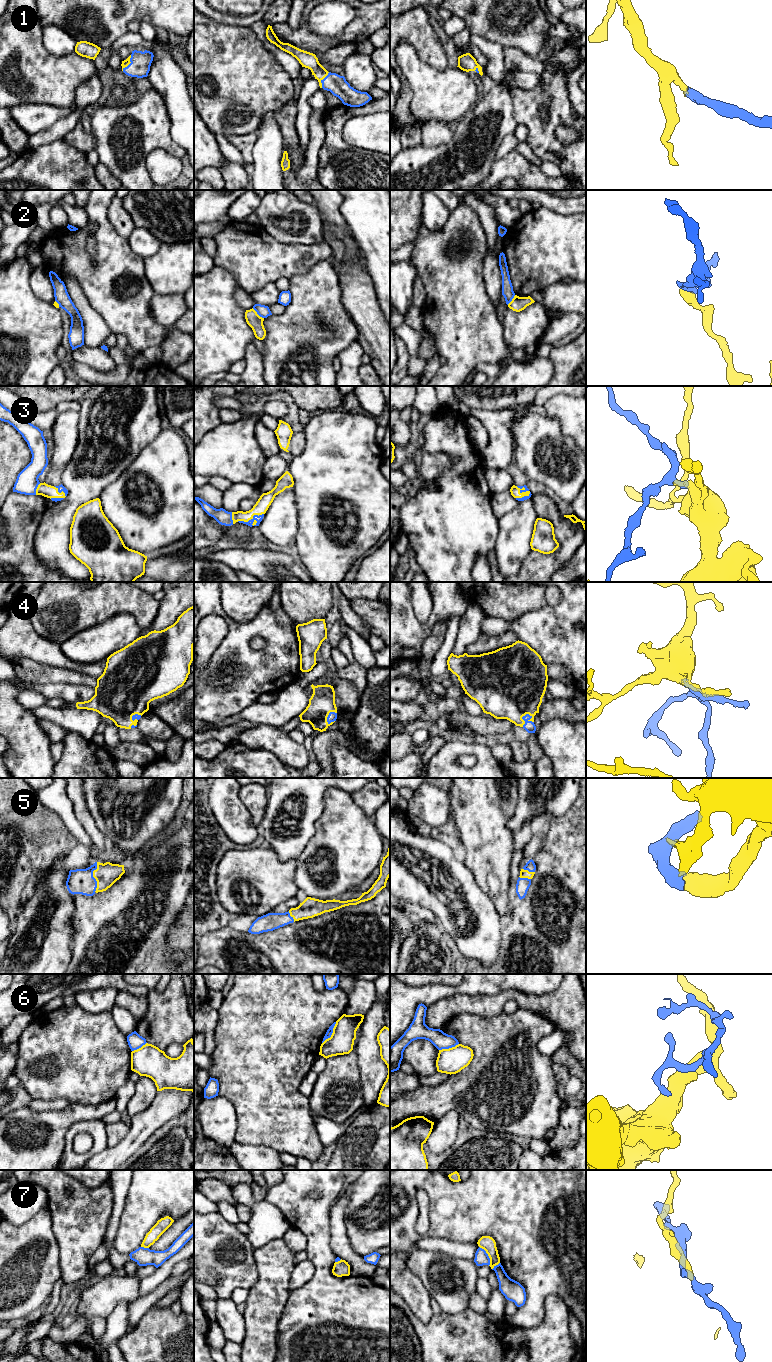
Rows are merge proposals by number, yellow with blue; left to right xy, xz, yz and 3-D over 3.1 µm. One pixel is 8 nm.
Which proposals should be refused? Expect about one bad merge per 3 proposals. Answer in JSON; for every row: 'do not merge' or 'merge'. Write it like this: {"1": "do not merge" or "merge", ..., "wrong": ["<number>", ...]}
{"1": "merge", "2": "do not merge", "3": "merge", "4": "merge", "5": "merge", "6": "do not merge", "7": "do not merge", "wrong": ["2", "6", "7"]}

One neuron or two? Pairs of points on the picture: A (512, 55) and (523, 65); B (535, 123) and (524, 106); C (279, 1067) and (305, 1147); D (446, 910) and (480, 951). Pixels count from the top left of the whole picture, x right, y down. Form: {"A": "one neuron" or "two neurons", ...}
{"A": "one neuron", "B": "one neuron", "C": "one neuron", "D": "one neuron"}

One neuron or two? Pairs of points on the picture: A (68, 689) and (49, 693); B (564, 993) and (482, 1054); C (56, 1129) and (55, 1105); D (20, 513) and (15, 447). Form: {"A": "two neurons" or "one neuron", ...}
{"A": "one neuron", "B": "two neurons", "C": "two neurons", "D": "one neuron"}

